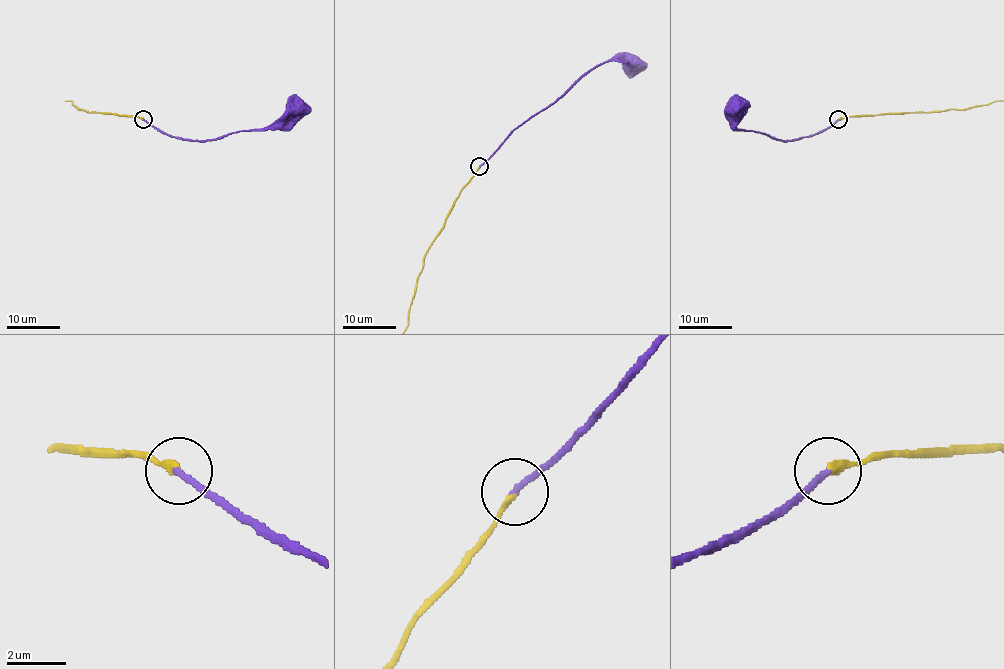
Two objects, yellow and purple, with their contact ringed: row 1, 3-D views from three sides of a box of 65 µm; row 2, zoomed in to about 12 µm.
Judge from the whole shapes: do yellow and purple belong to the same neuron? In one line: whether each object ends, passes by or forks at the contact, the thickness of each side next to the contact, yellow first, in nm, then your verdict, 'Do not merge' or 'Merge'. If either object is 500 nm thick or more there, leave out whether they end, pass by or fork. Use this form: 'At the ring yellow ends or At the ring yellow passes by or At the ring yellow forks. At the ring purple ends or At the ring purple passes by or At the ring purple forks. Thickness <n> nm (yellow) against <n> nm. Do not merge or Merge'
At the ring yellow ends. At the ring purple ends. Thickness 200 nm (yellow) against 220 nm. Merge

